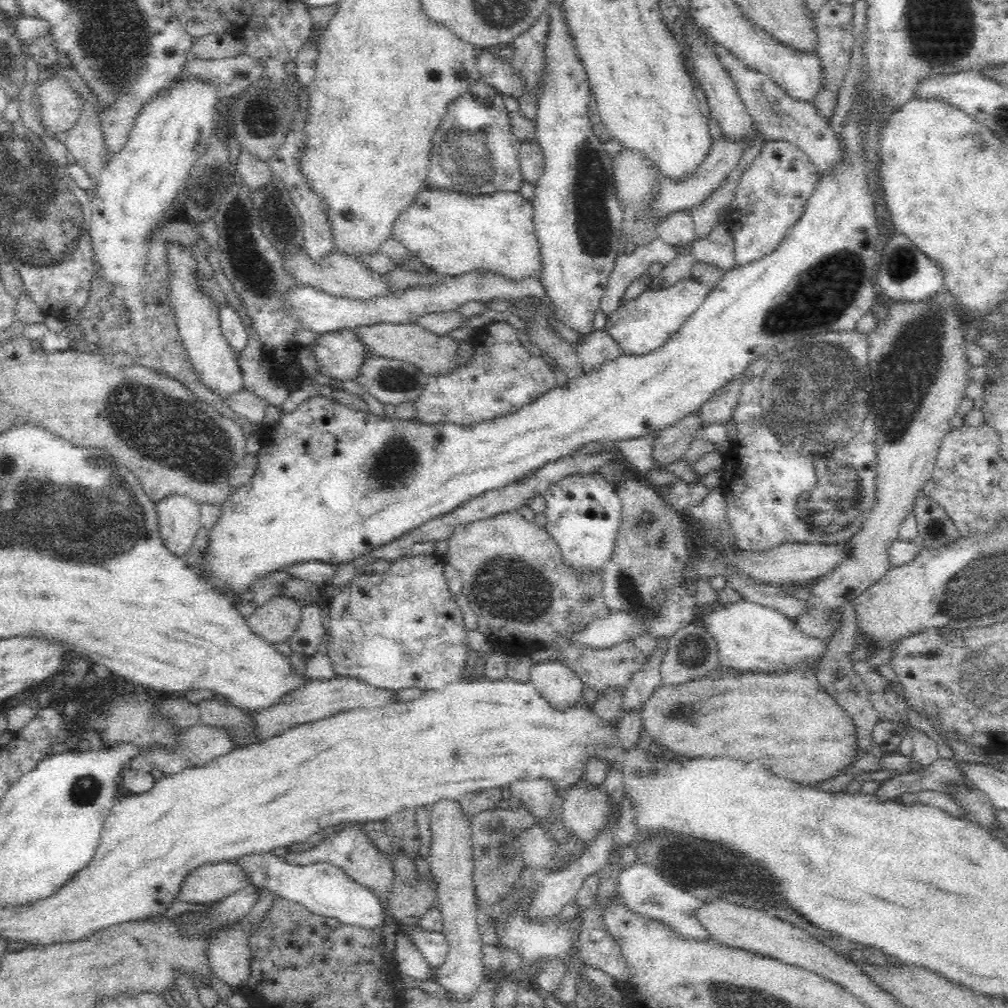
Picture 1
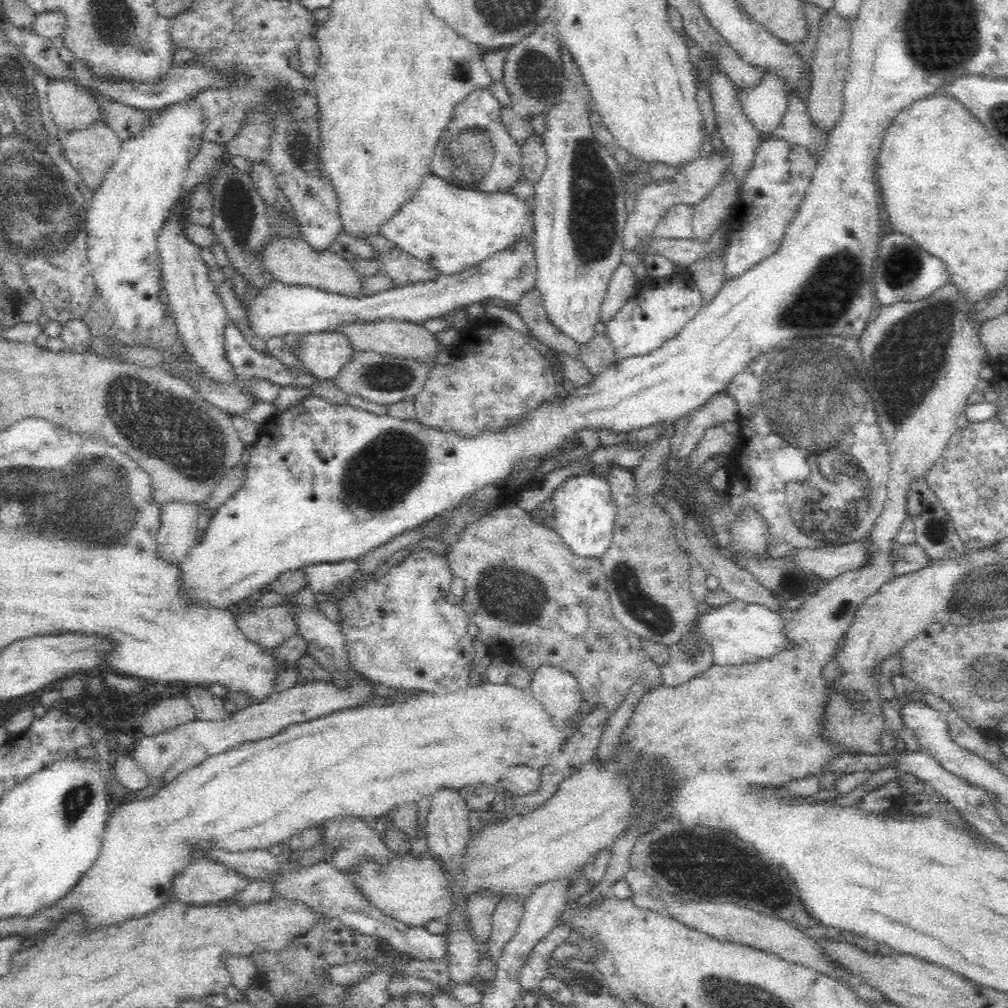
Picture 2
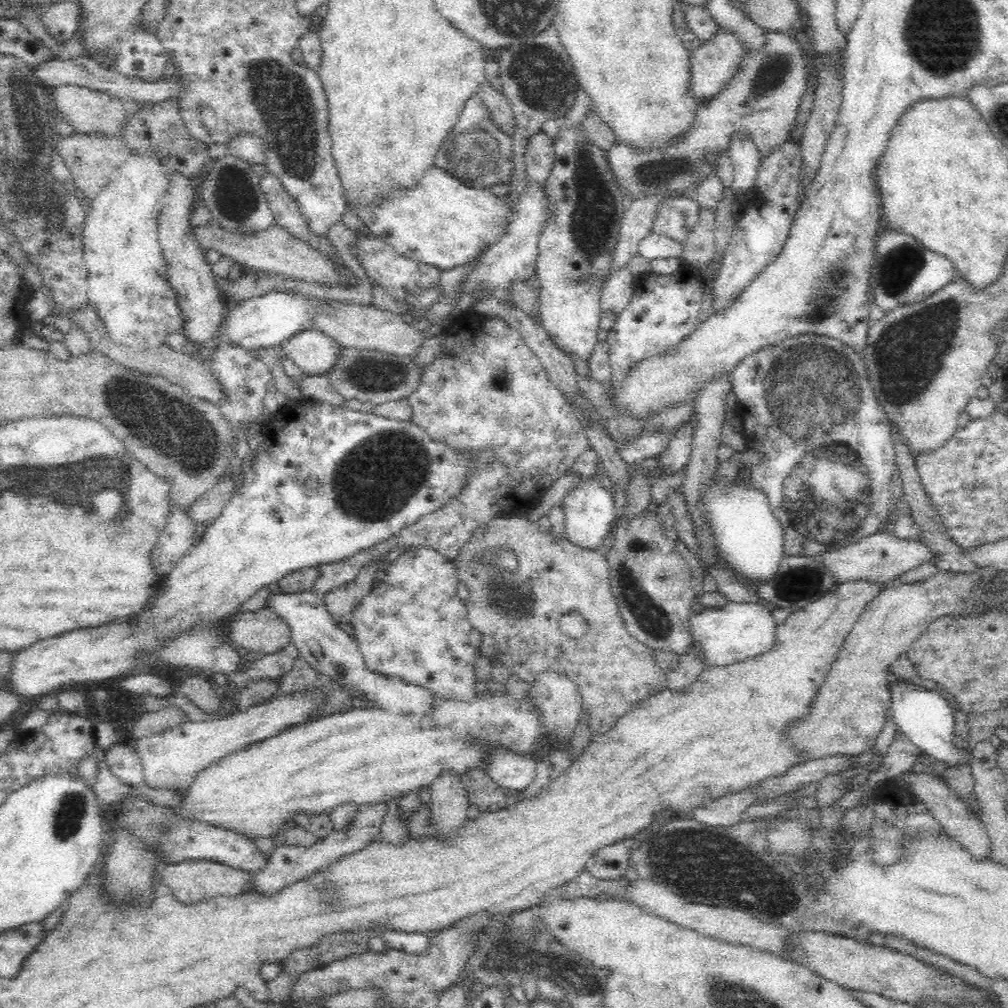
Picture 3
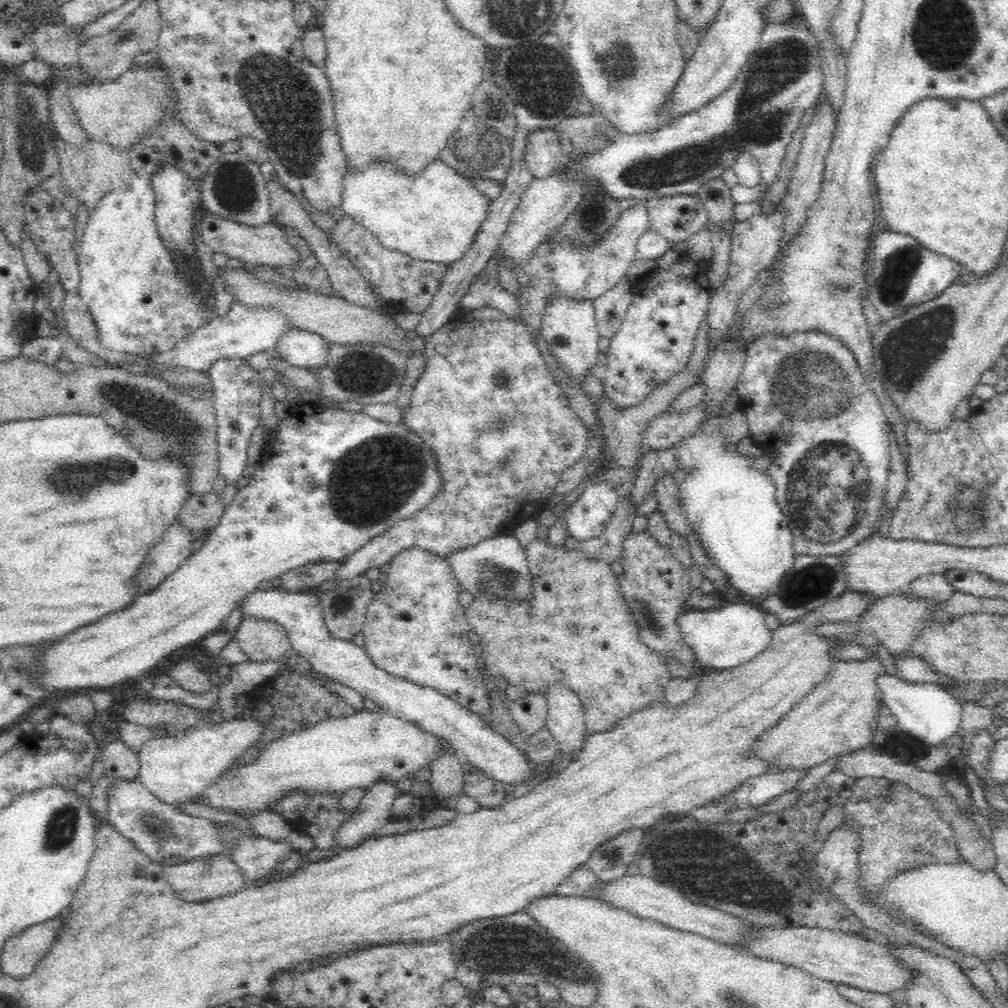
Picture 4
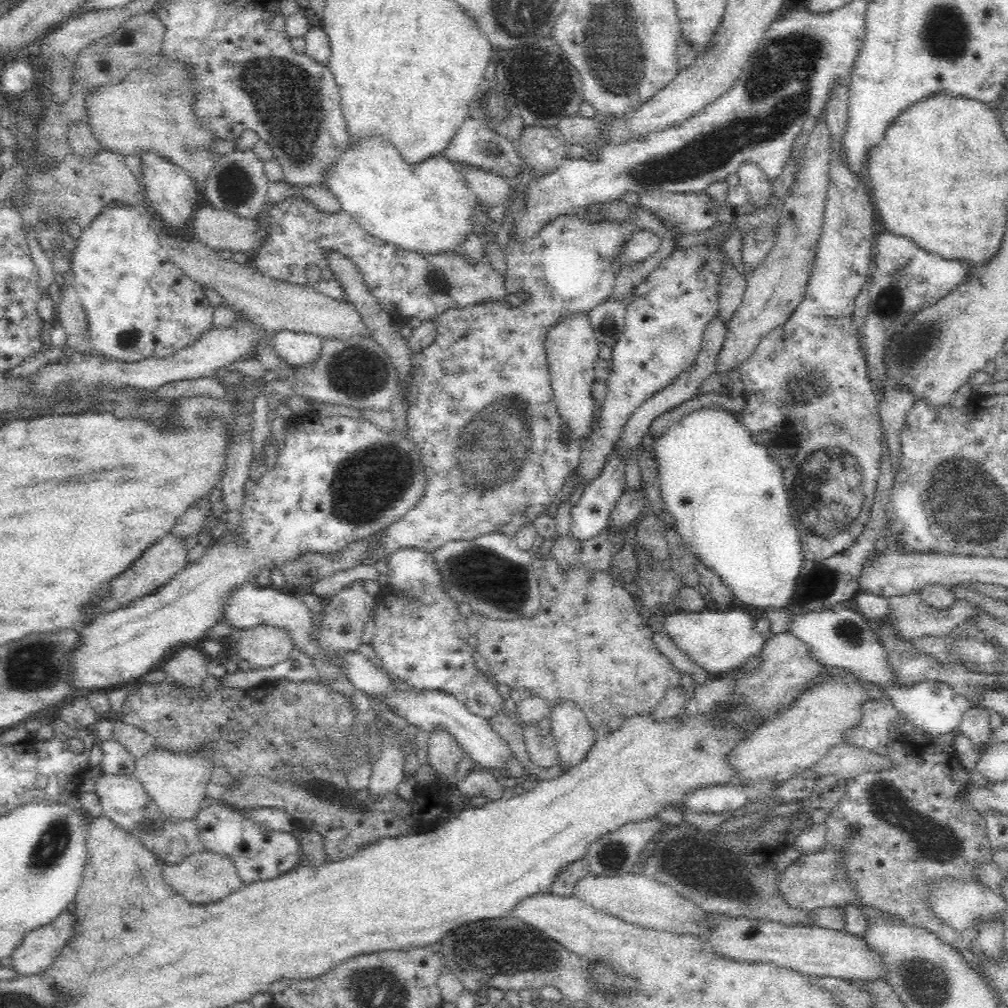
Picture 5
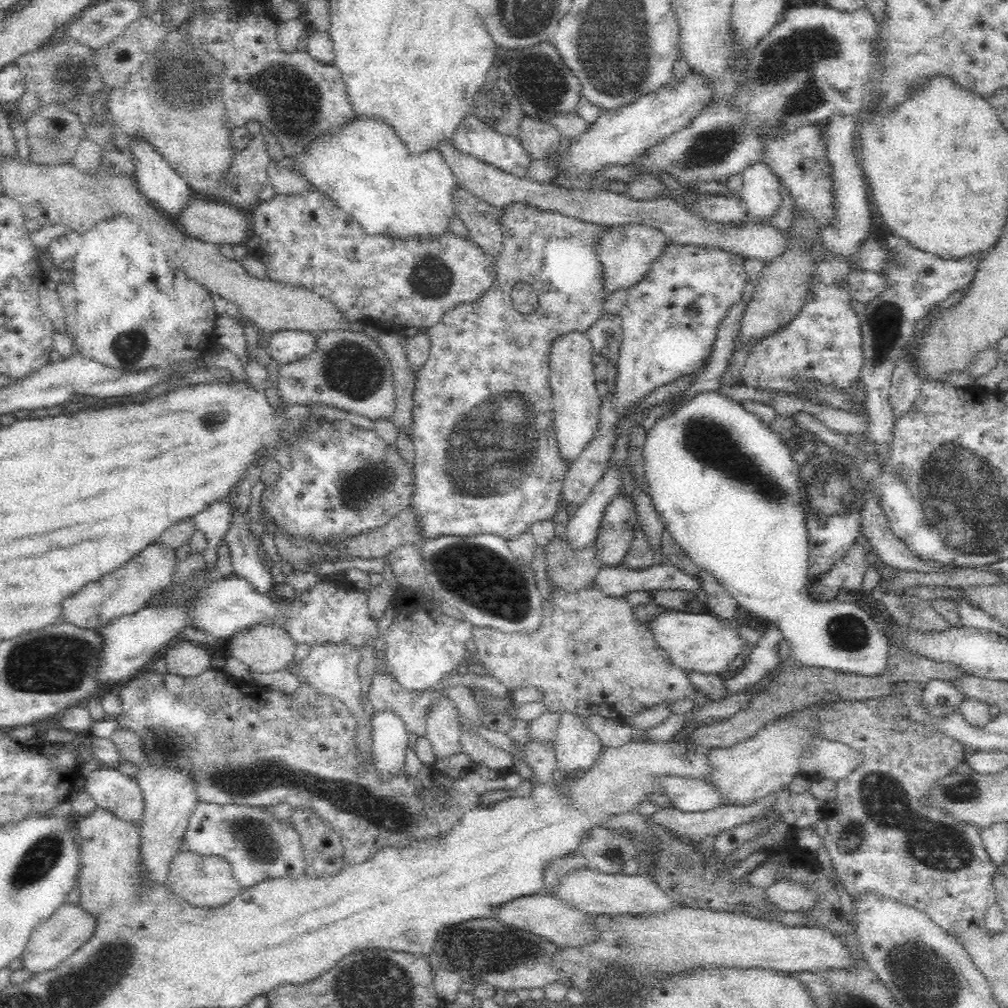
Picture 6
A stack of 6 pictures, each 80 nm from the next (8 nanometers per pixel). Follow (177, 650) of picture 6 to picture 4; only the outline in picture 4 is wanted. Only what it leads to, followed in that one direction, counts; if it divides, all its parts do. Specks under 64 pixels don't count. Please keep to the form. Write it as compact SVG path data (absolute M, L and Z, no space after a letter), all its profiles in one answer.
M180 660L174 664L168 674L186 691L195 696L210 693L211 682L208 672L202 670L196 662Z

